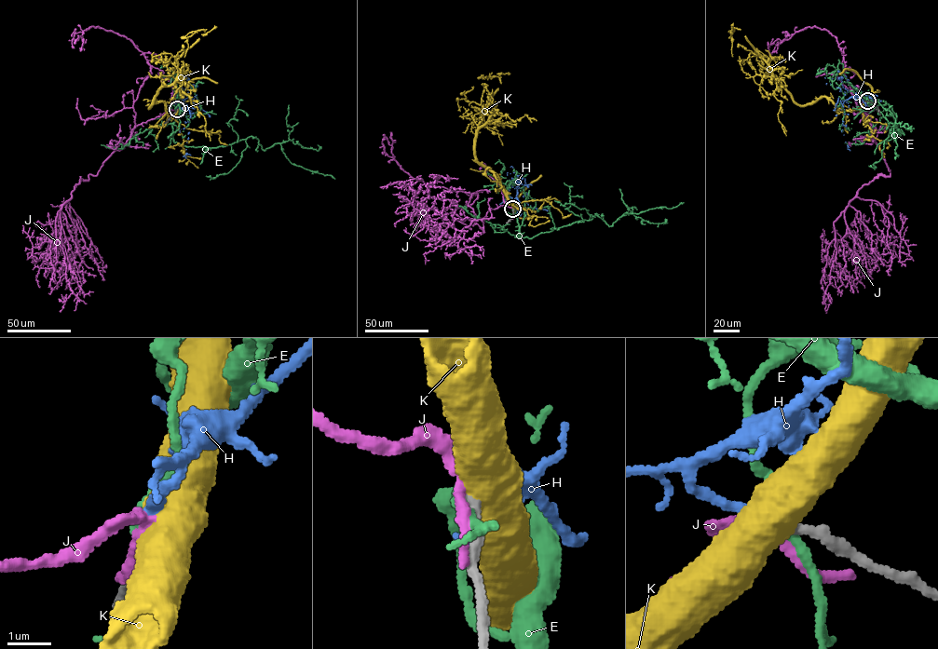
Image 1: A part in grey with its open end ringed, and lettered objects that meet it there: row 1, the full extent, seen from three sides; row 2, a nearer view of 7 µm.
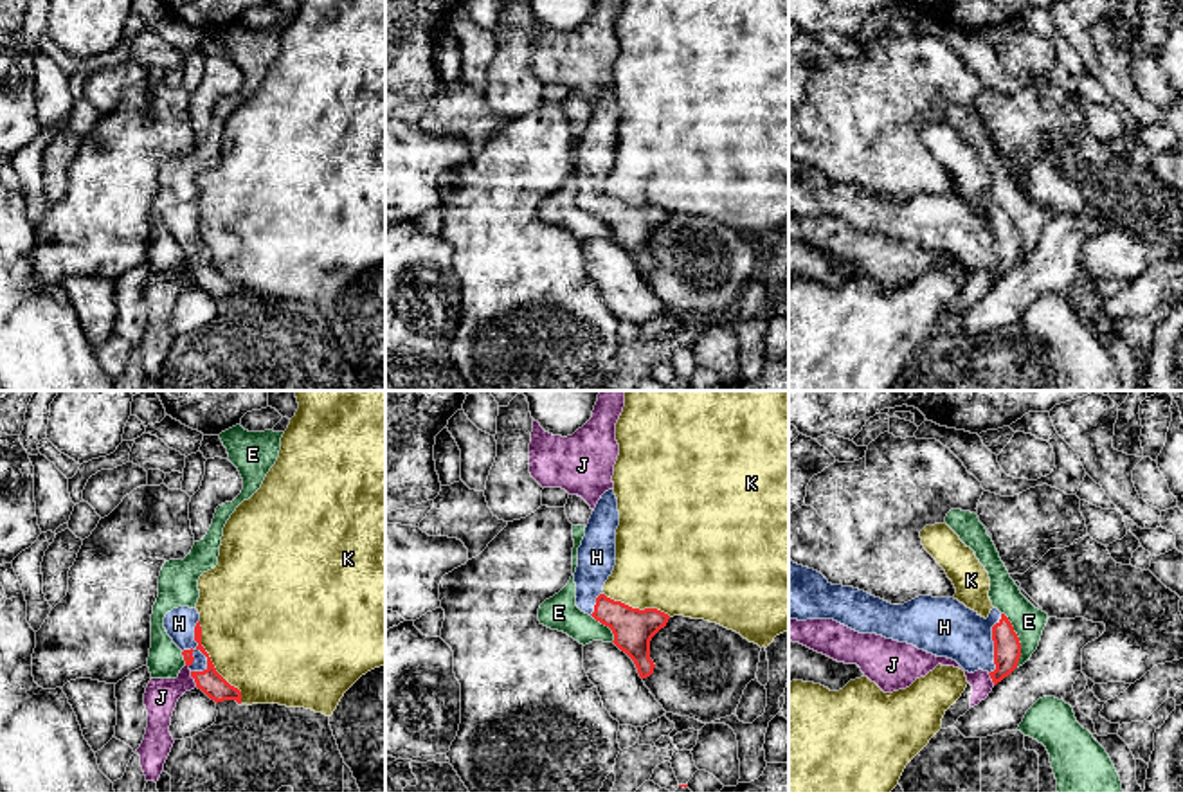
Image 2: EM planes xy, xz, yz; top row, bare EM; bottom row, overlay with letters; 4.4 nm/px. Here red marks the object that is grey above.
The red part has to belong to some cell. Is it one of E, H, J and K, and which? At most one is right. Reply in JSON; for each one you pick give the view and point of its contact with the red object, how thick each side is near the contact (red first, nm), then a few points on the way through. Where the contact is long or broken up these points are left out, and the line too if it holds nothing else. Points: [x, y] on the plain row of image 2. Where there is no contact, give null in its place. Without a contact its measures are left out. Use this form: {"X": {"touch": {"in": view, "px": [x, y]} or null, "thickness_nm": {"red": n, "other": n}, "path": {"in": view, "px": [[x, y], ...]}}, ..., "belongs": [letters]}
{"H": {"touch": {"in": "xy", "px": [198, 245]}, "thickness_nm": {"red": 110, "other": 140}, "path": {"in": "xy", "px": [[209, 278], [206, 254], [198, 245], [179, 220]]}}, "belongs": ["H"]}

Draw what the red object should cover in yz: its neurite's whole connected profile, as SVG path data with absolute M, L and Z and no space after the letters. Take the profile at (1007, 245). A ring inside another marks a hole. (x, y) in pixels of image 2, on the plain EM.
M789 153L789 214L834 216L859 230L877 230L956 257L965 268L983 266L994 283L1019 259L1021 239L998 205L989 214L954 194L918 193L891 202L864 187L832 182L821 169Z

